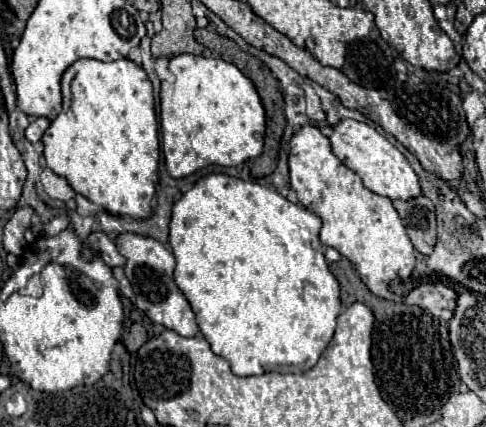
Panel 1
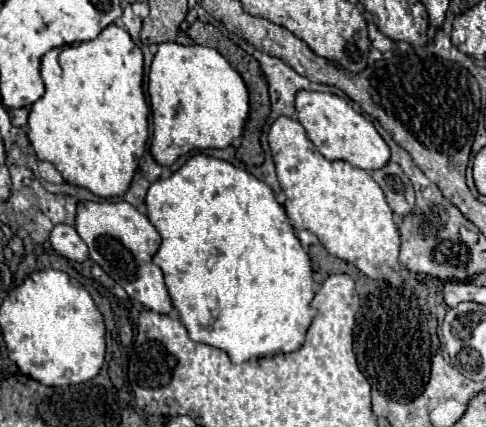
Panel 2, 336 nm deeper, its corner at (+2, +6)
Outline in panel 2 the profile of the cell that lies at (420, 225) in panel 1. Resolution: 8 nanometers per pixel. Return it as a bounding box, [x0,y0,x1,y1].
[371,162,415,218]

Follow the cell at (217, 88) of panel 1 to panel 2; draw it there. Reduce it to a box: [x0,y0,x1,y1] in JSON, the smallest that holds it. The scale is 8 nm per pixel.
[149,42,249,166]

